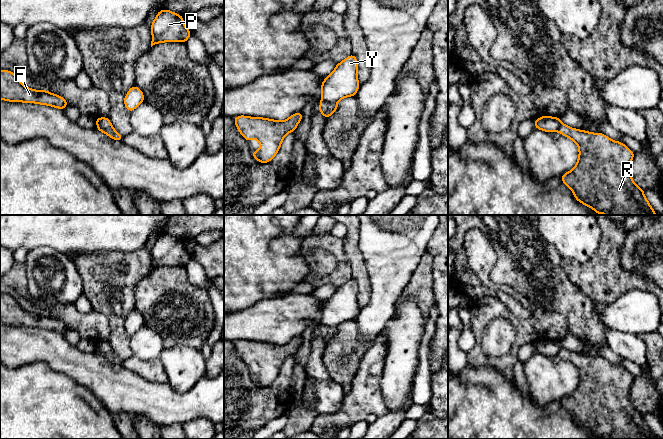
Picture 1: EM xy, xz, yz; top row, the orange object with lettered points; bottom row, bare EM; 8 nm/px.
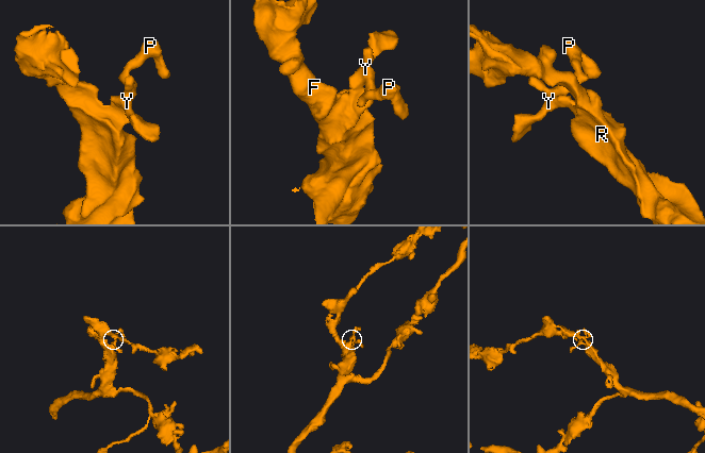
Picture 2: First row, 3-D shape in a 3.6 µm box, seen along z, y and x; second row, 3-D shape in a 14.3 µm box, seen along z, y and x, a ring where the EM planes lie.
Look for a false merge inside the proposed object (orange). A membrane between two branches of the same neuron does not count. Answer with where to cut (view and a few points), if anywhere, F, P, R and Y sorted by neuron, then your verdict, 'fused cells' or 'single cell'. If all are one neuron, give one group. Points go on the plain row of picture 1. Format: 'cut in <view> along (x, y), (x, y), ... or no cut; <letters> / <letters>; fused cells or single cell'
cut in xy along (98, 351), (103, 354), (114, 354); F R / P Y; fused cells

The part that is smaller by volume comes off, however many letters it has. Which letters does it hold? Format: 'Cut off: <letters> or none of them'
Cut off: P, Y

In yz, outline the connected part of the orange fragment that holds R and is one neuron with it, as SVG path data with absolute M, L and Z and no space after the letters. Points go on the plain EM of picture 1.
M562 348L558 356L572 363L579 372L575 391L562 399L577 425L591 431L597 438L657 439L629 397L634 377L622 366L613 365L602 357L591 357Z

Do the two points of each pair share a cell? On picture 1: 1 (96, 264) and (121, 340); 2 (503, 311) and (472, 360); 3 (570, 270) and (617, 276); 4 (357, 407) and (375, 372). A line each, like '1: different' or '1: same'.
1: same
2: same
3: same
4: same

